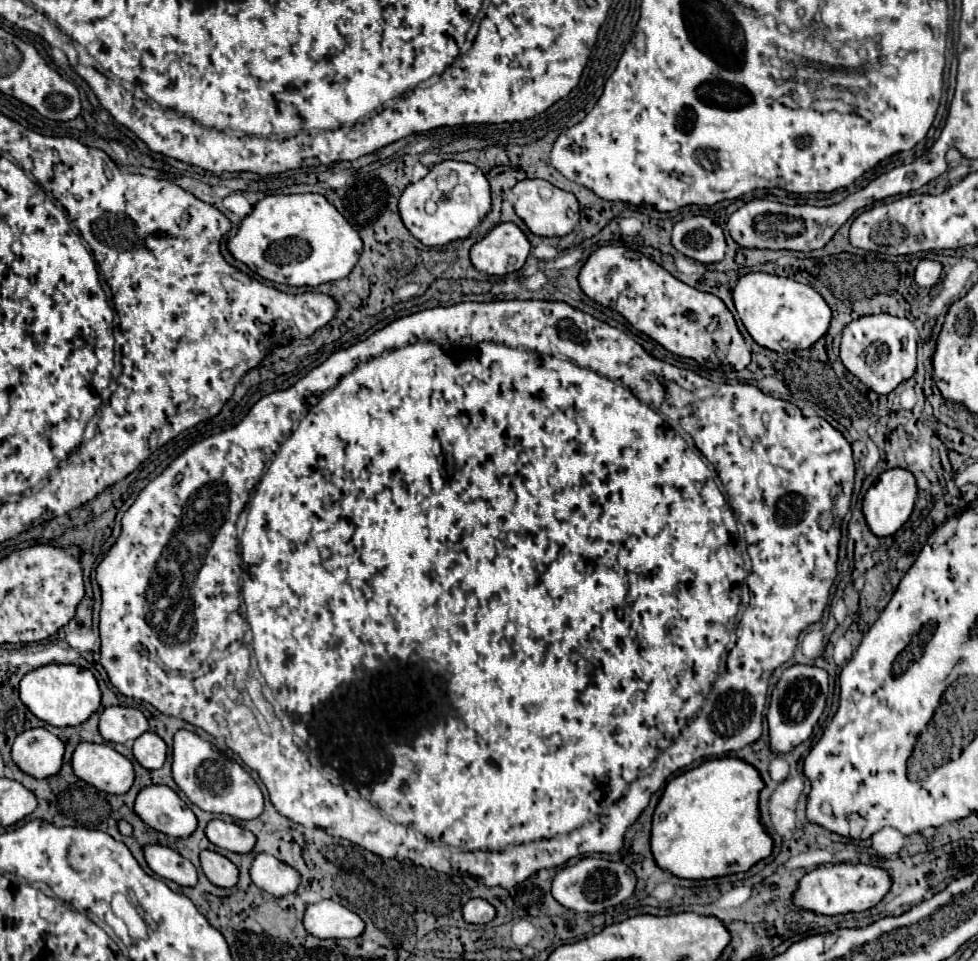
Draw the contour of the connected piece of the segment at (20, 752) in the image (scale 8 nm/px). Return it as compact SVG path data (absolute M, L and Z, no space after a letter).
M31 728L17 736L13 744L15 764L33 778L49 778L61 770L65 744L45 728Z

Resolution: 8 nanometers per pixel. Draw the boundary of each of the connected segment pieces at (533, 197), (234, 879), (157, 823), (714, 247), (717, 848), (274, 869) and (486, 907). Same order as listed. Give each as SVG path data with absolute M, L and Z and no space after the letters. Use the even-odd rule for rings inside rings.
M523 180L517 182L513 188L513 194L517 196L515 212L517 216L529 226L529 230L537 236L551 238L551 236L565 236L569 234L577 222L579 222L579 202L571 192L565 192L545 180Z
M203 850L201 852L201 868L203 868L205 876L209 878L209 882L215 886L231 888L239 882L237 866L231 860L227 860L225 856L221 856L219 852Z
M169 786L143 788L137 796L135 812L145 824L173 838L187 838L197 830L193 810Z
M693 216L677 222L673 228L673 246L701 264L721 262L727 248L721 226L707 216Z
M713 758L675 776L653 814L651 848L657 864L689 880L745 872L773 850L759 816L759 792L765 782L757 768L741 758Z
M259 854L251 864L251 880L267 894L283 898L295 894L299 886L299 872L275 856Z
M473 898L463 908L463 918L465 922L471 922L471 924L487 924L495 918L495 914L497 914L495 908L487 900L481 900L481 898Z

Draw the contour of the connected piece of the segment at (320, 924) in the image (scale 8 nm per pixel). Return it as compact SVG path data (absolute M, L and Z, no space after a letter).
M331 900L307 906L303 924L317 938L357 938L365 930L365 922L355 912Z

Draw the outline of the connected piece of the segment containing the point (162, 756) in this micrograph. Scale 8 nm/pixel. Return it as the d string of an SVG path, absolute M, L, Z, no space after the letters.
M145 732L135 740L133 754L143 768L157 770L157 768L163 768L167 760L167 744L155 732Z

